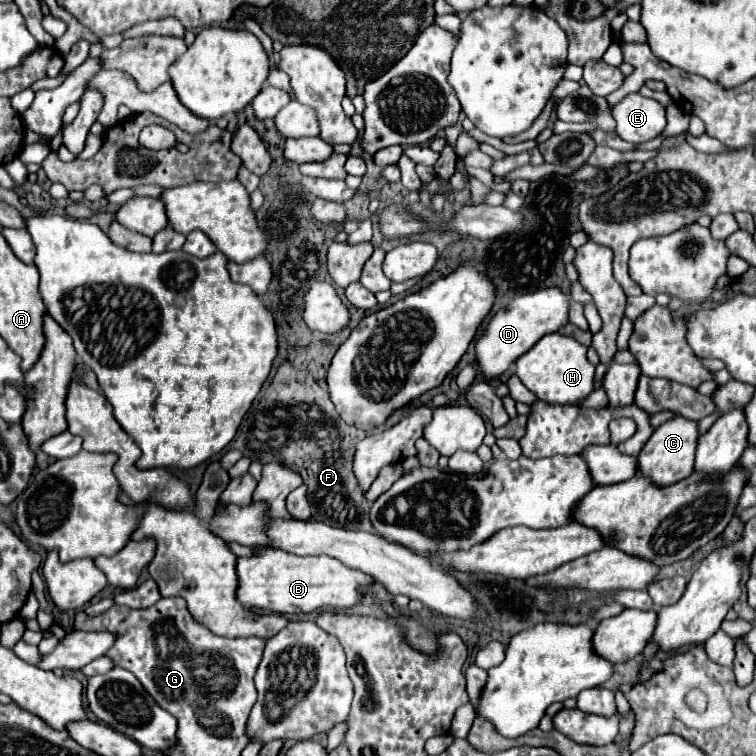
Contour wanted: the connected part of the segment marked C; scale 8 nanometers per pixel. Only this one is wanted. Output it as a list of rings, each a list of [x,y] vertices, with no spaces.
[[[672,417],[666,423],[662,423],[644,449],[638,455],[638,469],[642,475],[650,477],[656,485],[672,485],[680,479],[686,479],[694,471],[694,455],[696,455],[696,445],[698,445],[698,423],[690,421],[686,417]]]

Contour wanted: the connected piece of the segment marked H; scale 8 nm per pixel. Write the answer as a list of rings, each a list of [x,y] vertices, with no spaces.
[[[548,333],[528,353],[516,359],[516,377],[544,403],[576,405],[594,389],[594,365],[586,359],[586,347],[576,339]]]

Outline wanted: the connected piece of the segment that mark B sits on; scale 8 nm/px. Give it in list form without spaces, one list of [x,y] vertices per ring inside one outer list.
[[[262,547],[256,551],[258,555],[238,557],[236,573],[238,573],[238,593],[236,599],[248,609],[262,609],[280,615],[296,615],[296,613],[312,613],[322,611],[326,607],[352,607],[362,601],[358,595],[358,585],[366,585],[372,581],[366,573],[358,569],[350,569],[344,563],[318,555],[318,557],[300,557],[292,553],[284,553],[282,549]]]

